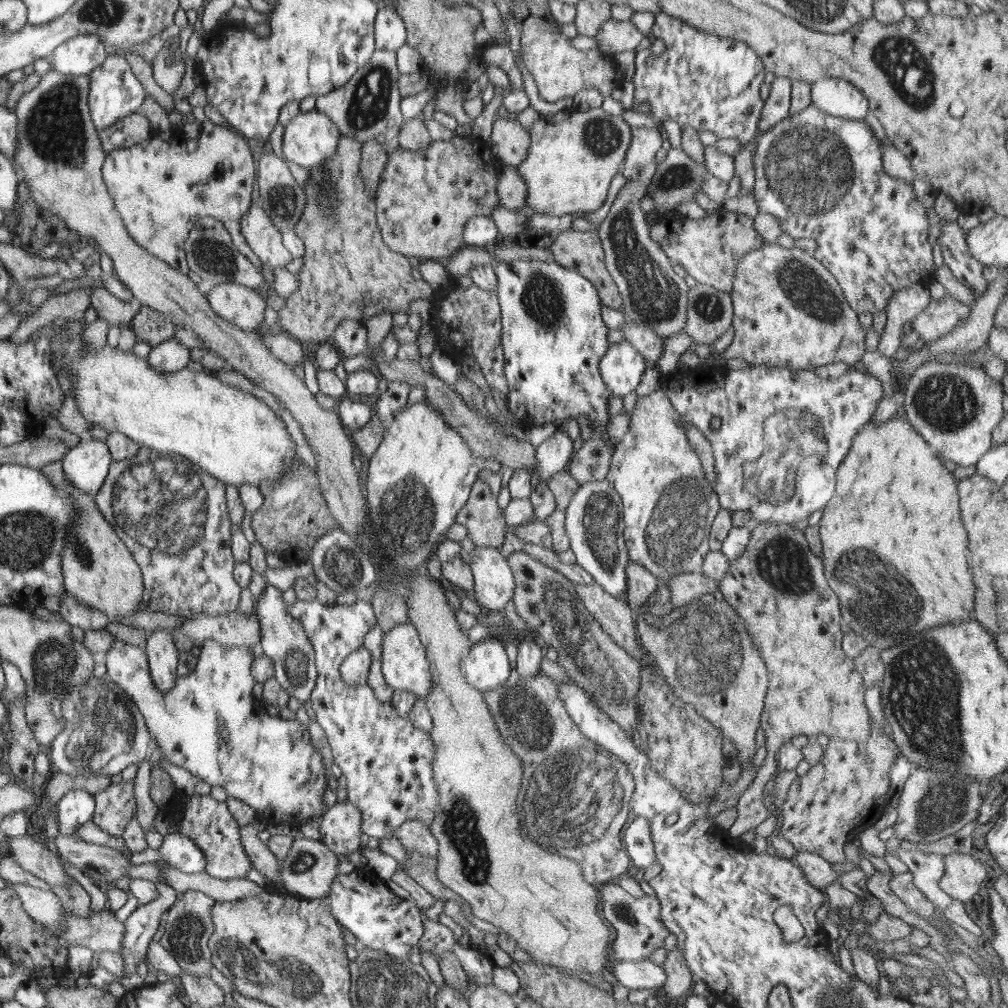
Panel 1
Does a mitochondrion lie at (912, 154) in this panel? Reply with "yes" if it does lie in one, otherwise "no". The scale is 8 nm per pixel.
no

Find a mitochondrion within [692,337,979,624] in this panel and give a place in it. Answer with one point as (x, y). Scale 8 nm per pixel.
(795, 445)

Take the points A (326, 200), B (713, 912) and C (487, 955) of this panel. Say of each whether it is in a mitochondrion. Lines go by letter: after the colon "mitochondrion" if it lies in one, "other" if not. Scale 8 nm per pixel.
A: mitochondrion
B: other
C: other

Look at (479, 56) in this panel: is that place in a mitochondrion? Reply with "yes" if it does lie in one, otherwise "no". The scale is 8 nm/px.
no

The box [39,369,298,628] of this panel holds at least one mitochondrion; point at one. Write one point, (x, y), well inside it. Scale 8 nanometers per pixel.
(166, 509)

